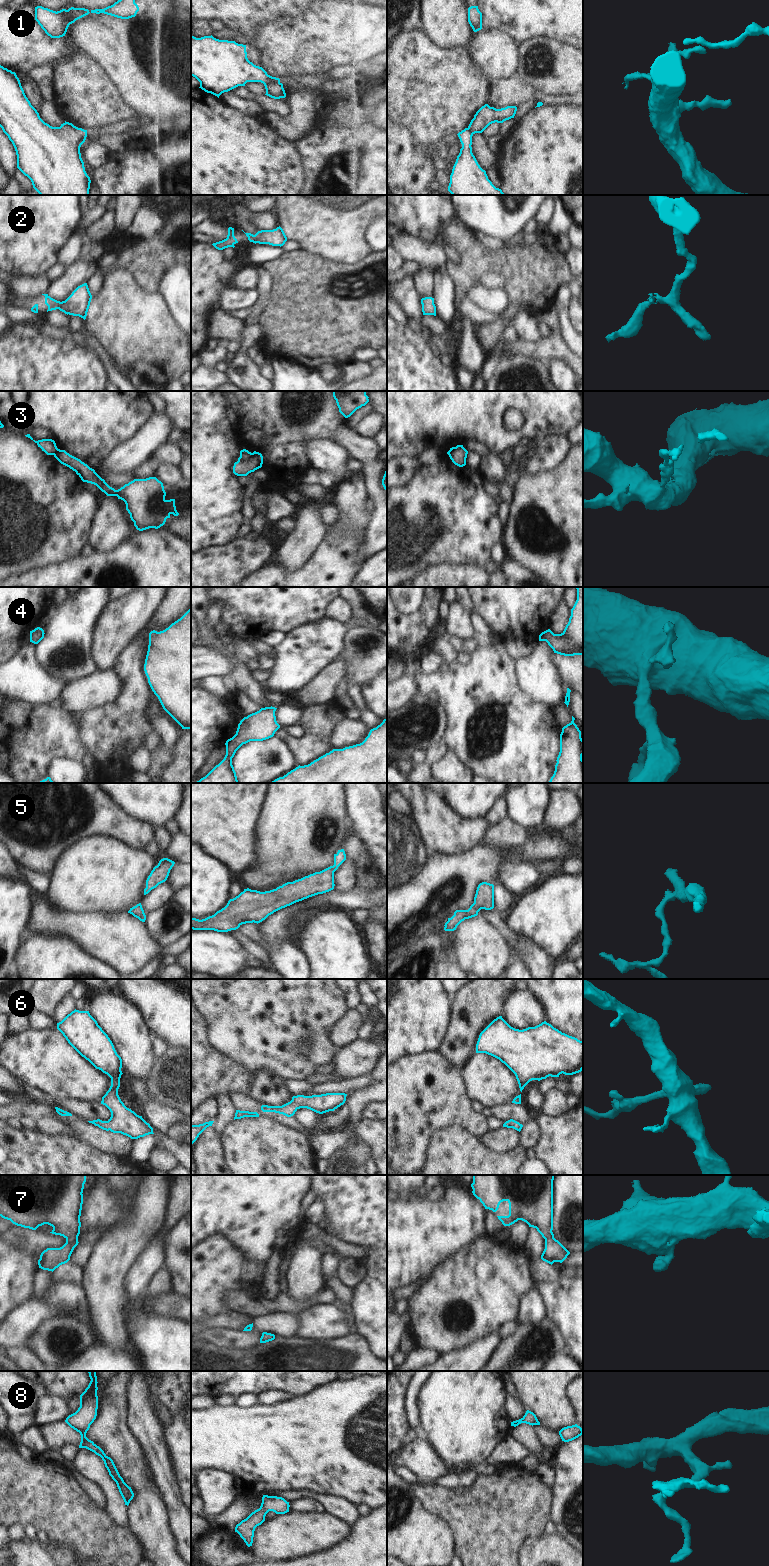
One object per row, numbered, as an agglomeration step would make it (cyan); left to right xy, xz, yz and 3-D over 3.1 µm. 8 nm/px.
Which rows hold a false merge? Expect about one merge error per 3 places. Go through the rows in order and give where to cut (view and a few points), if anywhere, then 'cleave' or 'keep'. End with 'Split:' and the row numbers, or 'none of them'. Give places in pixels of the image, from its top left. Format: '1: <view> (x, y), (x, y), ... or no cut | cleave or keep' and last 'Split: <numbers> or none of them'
1: xz (279, 81), (267, 81), (264, 84) | cleave
2: no cut | keep
3: xz (252, 453), (249, 459), (238, 461) | cleave
4: no cut | keep
5: no cut | keep
6: no cut | keep
7: no cut | keep
8: no cut | keep
Split: 1, 3

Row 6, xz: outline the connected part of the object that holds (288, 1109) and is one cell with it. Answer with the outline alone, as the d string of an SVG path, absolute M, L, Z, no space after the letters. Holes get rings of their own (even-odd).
M326 1093L321 1095L293 1096L292 1100L282 1106L262 1105L263 1112L275 1112L291 1117L300 1108L307 1108L316 1113L323 1114L329 1111L334 1111L346 1101L347 1094L345 1093Z

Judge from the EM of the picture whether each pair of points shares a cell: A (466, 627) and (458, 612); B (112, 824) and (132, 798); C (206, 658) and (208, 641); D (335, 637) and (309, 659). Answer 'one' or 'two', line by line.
A: one
B: two
C: two
D: one

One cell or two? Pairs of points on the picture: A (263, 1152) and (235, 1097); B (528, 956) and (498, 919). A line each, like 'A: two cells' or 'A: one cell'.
A: two cells
B: one cell

